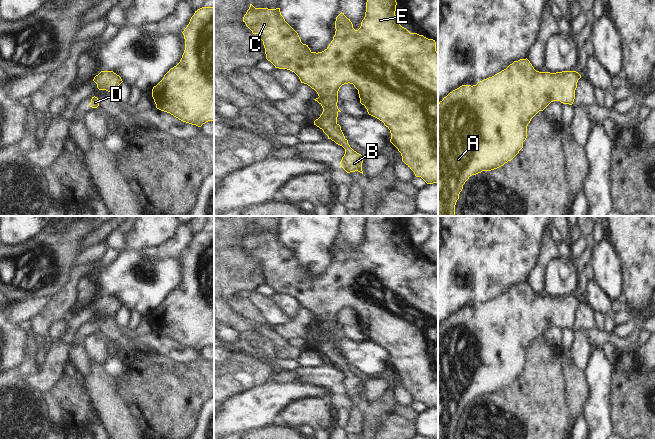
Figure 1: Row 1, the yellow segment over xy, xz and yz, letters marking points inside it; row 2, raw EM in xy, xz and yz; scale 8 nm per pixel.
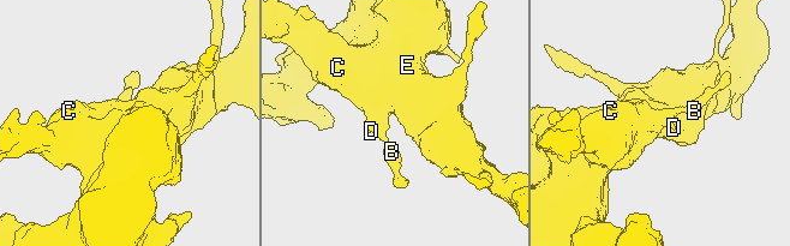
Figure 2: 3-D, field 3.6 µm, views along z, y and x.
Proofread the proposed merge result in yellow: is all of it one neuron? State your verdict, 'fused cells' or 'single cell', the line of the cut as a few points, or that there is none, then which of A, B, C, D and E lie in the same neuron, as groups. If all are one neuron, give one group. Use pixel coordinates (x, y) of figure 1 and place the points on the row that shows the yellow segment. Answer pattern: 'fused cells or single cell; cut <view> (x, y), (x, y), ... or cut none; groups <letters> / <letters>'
single cell; cut none; groups A B C D E

